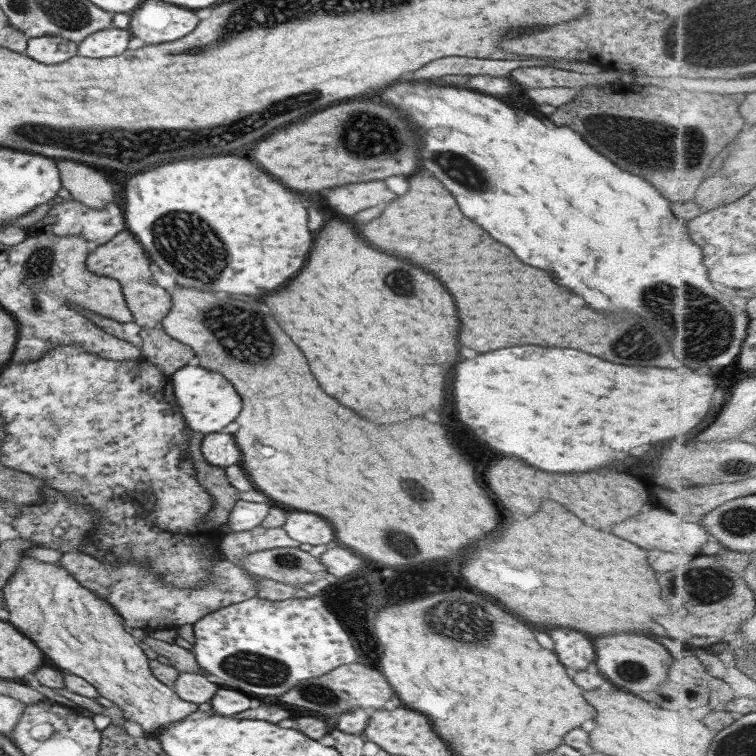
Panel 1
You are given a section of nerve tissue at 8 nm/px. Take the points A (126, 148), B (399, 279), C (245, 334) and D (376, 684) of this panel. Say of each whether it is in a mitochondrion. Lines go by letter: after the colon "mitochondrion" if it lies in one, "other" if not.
A: mitochondrion
B: mitochondrion
C: mitochondrion
D: other

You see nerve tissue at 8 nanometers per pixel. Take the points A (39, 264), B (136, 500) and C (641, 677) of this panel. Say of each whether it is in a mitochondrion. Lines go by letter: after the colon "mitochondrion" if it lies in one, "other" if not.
A: mitochondrion
B: other
C: mitochondrion

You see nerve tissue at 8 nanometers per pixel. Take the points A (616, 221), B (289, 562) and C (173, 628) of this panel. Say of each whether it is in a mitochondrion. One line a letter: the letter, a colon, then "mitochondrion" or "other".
A: other
B: mitochondrion
C: other

